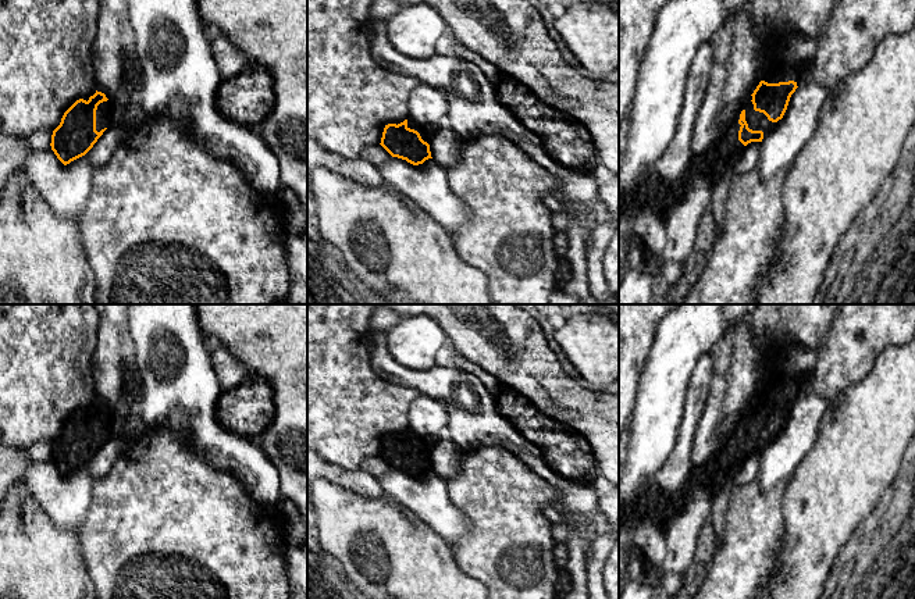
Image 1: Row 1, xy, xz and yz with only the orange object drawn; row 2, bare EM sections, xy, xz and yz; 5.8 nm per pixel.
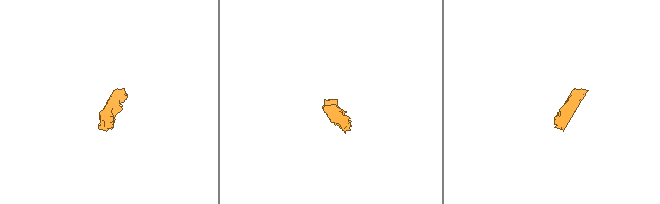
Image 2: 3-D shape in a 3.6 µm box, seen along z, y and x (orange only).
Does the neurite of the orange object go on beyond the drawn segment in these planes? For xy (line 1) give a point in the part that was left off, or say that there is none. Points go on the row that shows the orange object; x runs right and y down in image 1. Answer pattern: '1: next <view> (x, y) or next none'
1: next none

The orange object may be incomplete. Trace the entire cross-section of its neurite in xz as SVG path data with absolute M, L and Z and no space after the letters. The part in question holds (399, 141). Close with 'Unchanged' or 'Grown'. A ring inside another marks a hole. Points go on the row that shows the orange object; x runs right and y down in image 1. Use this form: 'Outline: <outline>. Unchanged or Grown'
Outline: M407 120L398 125L385 125L380 145L392 157L406 160L413 165L423 164L426 160L432 158L430 145L421 139L417 131L407 126Z. Unchanged

